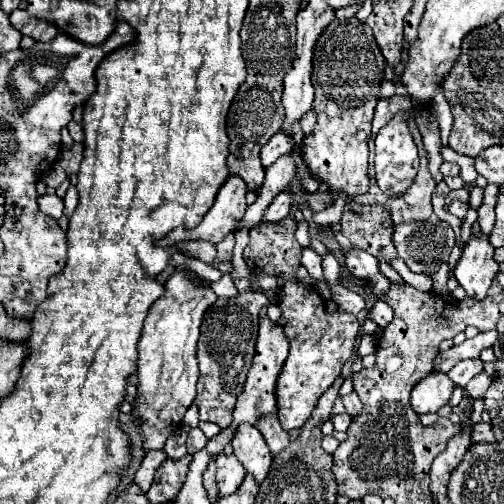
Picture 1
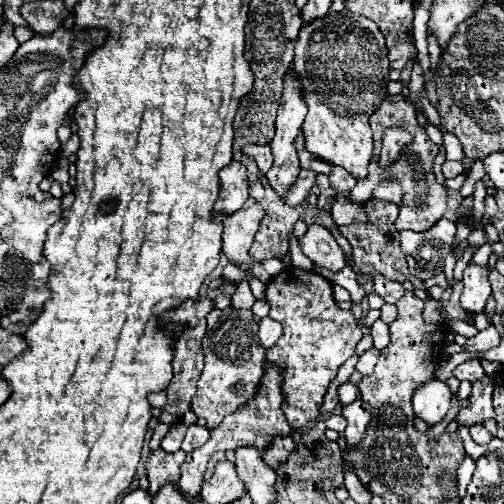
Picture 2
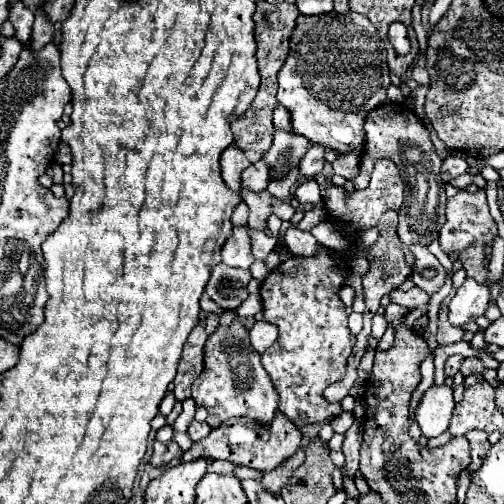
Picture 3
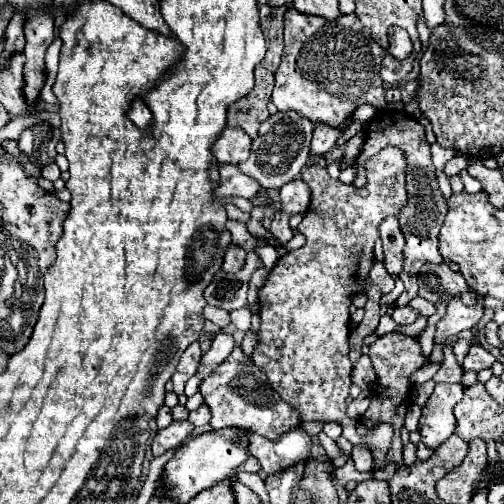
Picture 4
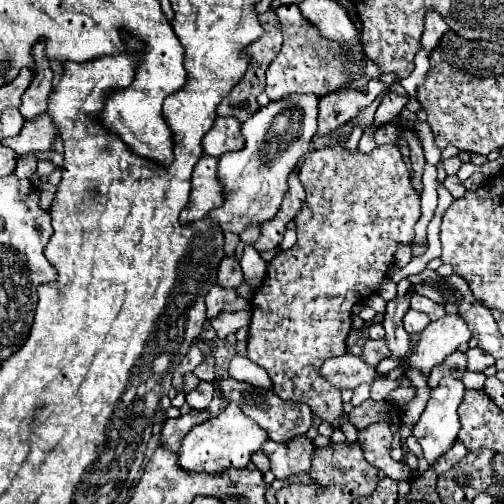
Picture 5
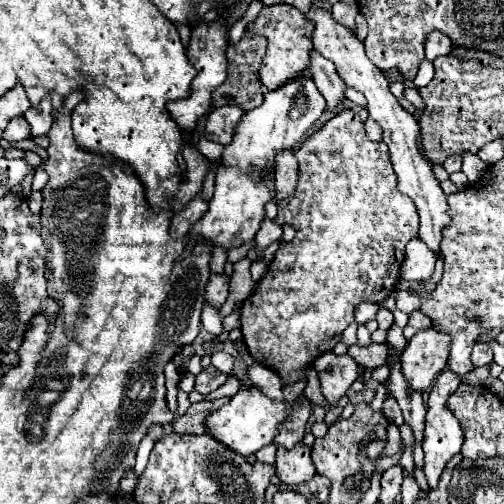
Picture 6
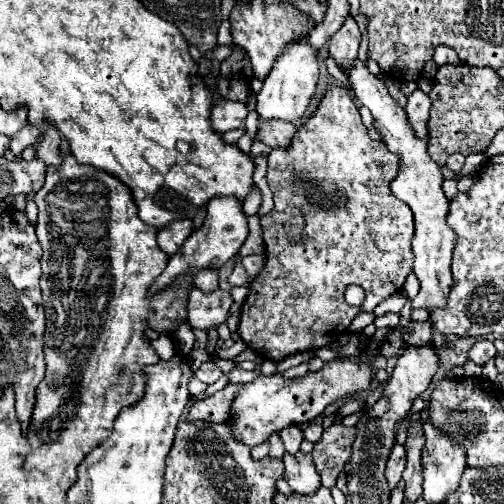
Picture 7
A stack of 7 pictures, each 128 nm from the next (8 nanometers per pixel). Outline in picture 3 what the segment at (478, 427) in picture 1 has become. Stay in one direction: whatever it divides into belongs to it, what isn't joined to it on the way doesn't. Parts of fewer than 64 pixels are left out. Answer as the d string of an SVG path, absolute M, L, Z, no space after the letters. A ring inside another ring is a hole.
M472 430L466 434L470 448L472 448L472 462L470 462L470 472L476 472L476 468L482 464L484 454L490 450L490 442L488 442L488 434L480 432L480 430Z

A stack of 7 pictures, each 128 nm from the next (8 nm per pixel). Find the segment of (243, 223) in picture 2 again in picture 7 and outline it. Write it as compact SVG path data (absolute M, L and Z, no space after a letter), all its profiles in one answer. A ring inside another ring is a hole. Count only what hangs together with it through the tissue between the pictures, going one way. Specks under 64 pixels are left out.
M194 288L190 292L190 304L188 304L188 322L192 328L208 330L212 326L220 326L230 312L232 296L226 290L214 290L214 292L202 292Z

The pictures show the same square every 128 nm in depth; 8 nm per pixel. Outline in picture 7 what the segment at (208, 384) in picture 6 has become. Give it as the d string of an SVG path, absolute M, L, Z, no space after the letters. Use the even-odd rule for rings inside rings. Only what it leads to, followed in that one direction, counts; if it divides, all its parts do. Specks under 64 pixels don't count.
M208 360L208 362L204 362L202 366L200 366L200 370L194 374L200 382L204 382L204 384L214 384L220 376L222 376L222 370L212 362L212 360Z

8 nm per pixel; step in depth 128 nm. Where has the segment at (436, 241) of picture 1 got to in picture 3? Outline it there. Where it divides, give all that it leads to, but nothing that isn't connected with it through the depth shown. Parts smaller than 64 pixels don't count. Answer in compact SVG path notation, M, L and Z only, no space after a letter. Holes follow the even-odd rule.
M422 244L410 246L410 254L414 258L414 270L412 270L414 284L426 290L428 294L438 292L438 288L444 284L444 278L446 278L438 258L428 250L428 246L422 246Z

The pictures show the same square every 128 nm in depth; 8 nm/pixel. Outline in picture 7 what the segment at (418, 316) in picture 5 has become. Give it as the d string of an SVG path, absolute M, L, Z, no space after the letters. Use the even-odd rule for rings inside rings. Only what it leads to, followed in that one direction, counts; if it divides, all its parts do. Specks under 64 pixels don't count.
M408 322L404 326L404 340L408 346L424 346L432 342L432 326L430 322Z

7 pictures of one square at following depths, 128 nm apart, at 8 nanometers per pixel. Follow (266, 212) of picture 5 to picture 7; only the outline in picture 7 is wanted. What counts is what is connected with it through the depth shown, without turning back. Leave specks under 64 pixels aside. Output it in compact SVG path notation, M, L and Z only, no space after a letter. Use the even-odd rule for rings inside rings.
M306 40L288 44L288 48L284 48L278 60L274 62L272 72L266 76L264 86L256 96L258 122L282 120L282 122L296 124L306 114L310 100L316 94L316 84L318 84L318 60L314 48ZM214 196L208 204L206 204L206 218L204 218L204 224L194 230L186 242L182 244L182 248L170 258L166 270L156 278L156 282L152 284L150 292L158 292L162 290L164 286L168 286L176 276L184 274L184 272L190 272L196 276L202 268L214 268L218 270L224 262L228 262L230 258L234 258L240 250L240 246L244 244L248 236L248 218L242 210L242 202L232 198L232 196Z

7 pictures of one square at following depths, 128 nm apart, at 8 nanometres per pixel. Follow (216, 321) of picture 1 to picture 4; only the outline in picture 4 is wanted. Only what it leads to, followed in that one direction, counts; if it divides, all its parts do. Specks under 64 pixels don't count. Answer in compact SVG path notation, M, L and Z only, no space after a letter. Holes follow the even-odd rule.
M236 346L230 352L230 356L216 368L216 372L212 376L204 378L204 382L200 384L200 394L204 396L204 404L212 412L212 420L210 420L212 430L238 426L238 428L246 428L254 434L260 434L264 438L276 440L284 432L292 430L294 426L300 426L296 410L292 406L288 406L276 394L276 390L270 388L268 378L262 374L262 370L258 370L252 364L252 358L248 354L244 354L242 346Z

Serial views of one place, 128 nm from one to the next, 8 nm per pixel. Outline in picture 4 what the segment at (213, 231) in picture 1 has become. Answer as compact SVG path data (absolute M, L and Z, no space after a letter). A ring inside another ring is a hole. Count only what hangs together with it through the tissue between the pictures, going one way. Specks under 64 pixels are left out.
M228 126L214 142L212 154L220 164L240 164L250 156L250 138L244 132Z

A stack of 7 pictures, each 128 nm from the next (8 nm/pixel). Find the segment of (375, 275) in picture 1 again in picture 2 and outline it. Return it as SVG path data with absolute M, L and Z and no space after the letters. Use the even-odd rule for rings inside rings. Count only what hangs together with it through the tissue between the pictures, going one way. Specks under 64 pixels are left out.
M372 276L372 282L374 282L374 290L384 298L384 302L388 304L396 304L402 294L404 294L404 288L402 284L394 282L394 280L388 280L388 278L376 278Z

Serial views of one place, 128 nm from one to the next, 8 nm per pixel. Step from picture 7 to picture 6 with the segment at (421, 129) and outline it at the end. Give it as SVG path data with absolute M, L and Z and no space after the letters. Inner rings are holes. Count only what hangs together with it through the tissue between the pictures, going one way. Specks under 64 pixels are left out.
M404 88L404 98L416 106L416 114L422 114L422 110L424 110L424 100L422 100L422 96L418 94L418 90L414 90L414 88Z

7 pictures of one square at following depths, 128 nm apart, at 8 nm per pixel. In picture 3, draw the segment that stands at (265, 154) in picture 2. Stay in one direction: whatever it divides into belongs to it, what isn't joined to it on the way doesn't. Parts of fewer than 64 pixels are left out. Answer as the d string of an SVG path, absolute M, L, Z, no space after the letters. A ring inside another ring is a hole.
M258 160L254 164L250 164L244 174L242 174L242 182L246 188L250 190L264 190L268 186L268 164L264 164L264 160Z

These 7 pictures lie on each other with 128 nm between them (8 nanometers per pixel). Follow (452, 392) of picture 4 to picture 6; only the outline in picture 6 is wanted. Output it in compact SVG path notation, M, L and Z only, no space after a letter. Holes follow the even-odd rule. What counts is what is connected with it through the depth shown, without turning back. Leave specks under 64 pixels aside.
M450 370L440 372L440 376L436 378L436 382L432 384L430 396L428 396L428 412L426 412L426 422L424 422L424 440L422 440L422 450L424 450L424 472L428 478L428 486L436 488L438 486L438 478L446 466L446 462L460 452L462 442L464 442L464 432L458 424L458 420L454 418L454 414L448 410L448 396L452 392L456 392L456 388L460 386L460 376L456 376Z

